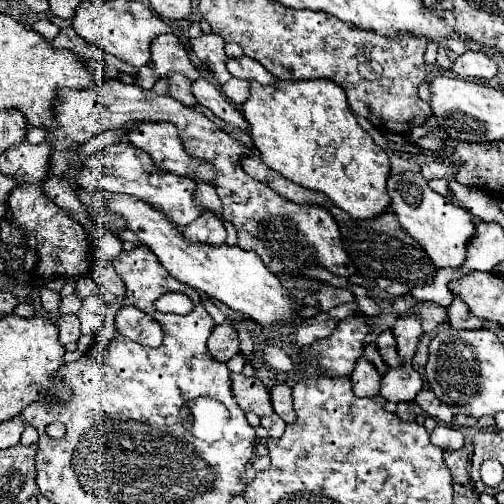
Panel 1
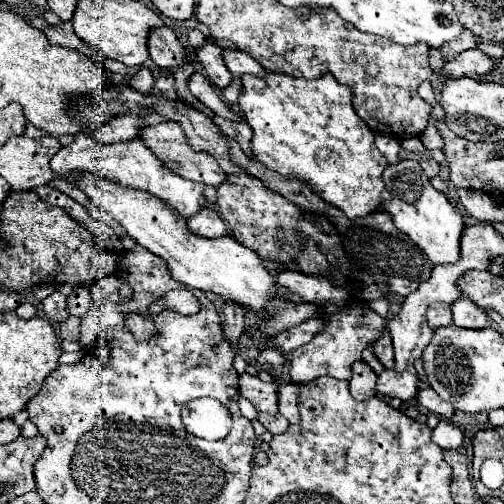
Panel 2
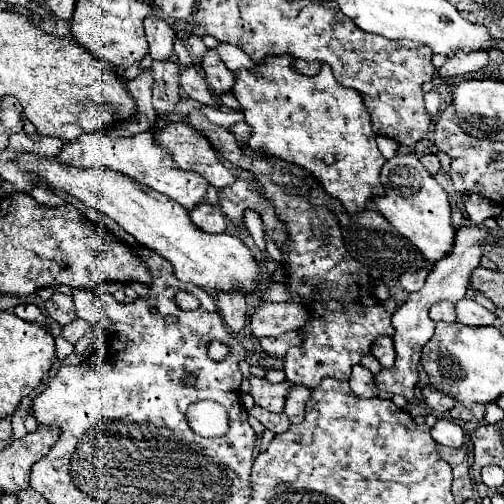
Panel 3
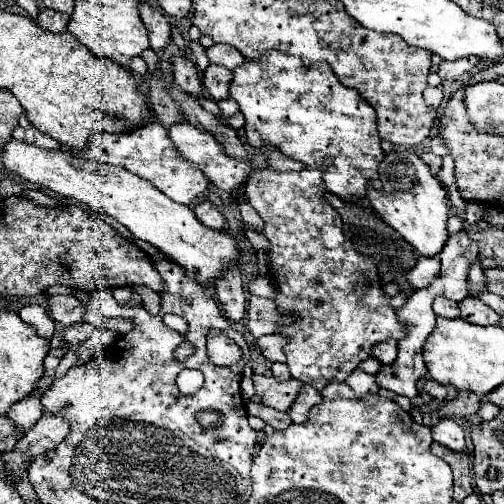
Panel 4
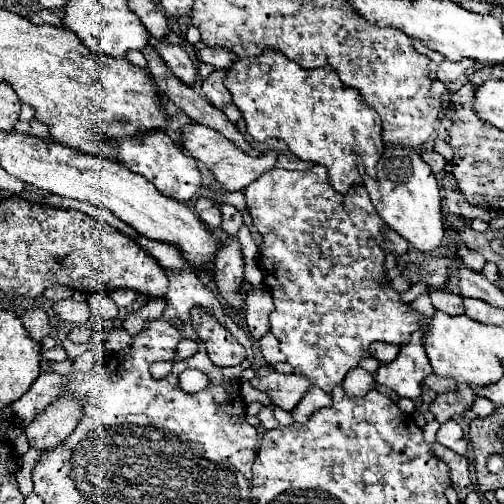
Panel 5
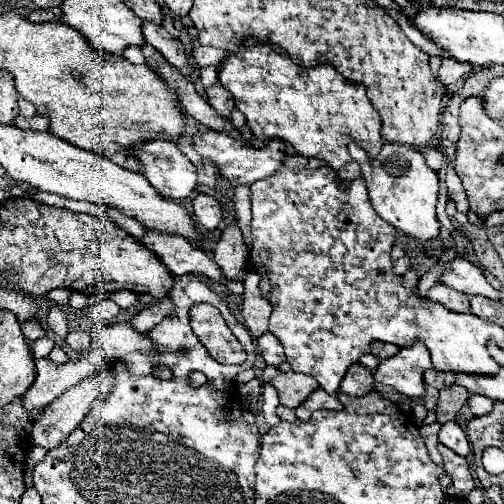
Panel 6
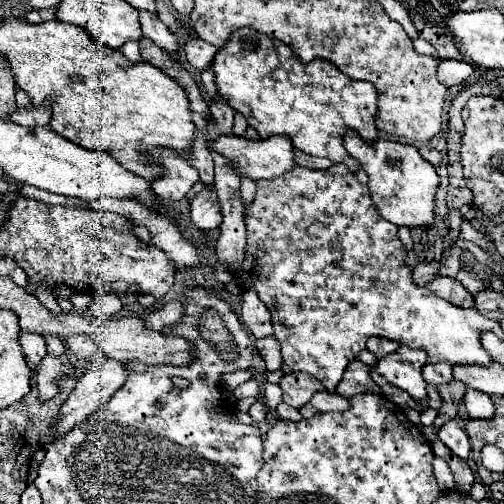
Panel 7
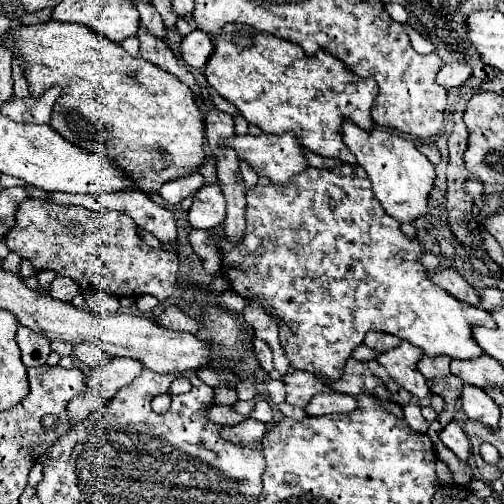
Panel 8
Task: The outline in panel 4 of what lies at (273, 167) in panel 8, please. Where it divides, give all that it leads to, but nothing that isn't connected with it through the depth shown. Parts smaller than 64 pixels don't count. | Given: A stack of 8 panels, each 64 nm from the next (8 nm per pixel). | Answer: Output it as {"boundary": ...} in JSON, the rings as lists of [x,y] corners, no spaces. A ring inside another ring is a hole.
{"boundary":[[[188,122],[170,126],[168,138],[172,140],[174,148],[180,152],[180,156],[182,156],[184,160],[192,162],[198,170],[202,170],[202,174],[204,174],[216,188],[220,188],[220,190],[224,190],[224,192],[232,192],[232,190],[240,188],[240,186],[250,178],[250,174],[254,172],[248,162],[242,162],[242,160],[236,160],[236,158],[226,156],[214,136],[210,136],[208,132],[196,128],[196,126],[188,124]]]}

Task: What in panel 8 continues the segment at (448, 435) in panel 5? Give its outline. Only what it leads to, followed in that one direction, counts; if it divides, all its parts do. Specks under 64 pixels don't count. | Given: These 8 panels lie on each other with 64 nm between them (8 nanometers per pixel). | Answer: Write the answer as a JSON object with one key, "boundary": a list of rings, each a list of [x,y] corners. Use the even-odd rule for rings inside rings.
{"boundary":[[[450,422],[442,432],[440,432],[440,440],[462,460],[468,458],[468,436],[464,434],[464,430],[456,424]]]}

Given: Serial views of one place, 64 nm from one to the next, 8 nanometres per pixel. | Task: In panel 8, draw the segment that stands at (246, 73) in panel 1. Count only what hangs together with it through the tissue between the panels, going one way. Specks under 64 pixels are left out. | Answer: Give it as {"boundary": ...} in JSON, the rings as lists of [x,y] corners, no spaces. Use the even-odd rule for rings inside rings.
{"boundary":[[[194,30],[190,32],[182,44],[180,44],[180,58],[196,70],[202,70],[208,62],[208,58],[214,52],[214,44],[208,40],[208,36],[204,36],[204,32]]]}

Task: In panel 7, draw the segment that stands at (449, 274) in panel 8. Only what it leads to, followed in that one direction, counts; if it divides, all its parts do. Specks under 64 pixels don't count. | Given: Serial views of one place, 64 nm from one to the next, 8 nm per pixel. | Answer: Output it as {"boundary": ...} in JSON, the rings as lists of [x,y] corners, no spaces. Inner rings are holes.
{"boundary":[[[434,278],[428,286],[426,286],[432,294],[436,294],[438,298],[448,300],[454,306],[460,308],[474,308],[474,296],[470,292],[466,292],[466,288],[462,288],[460,282],[456,282],[454,278]]]}

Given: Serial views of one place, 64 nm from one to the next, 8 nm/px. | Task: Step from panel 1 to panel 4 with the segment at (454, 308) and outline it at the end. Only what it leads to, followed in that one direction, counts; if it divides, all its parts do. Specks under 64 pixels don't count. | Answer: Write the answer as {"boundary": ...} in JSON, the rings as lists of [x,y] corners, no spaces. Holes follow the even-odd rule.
{"boundary":[[[472,296],[464,298],[462,302],[458,302],[458,308],[460,308],[460,318],[470,324],[492,326],[500,322],[500,316],[478,298],[472,298]]]}

